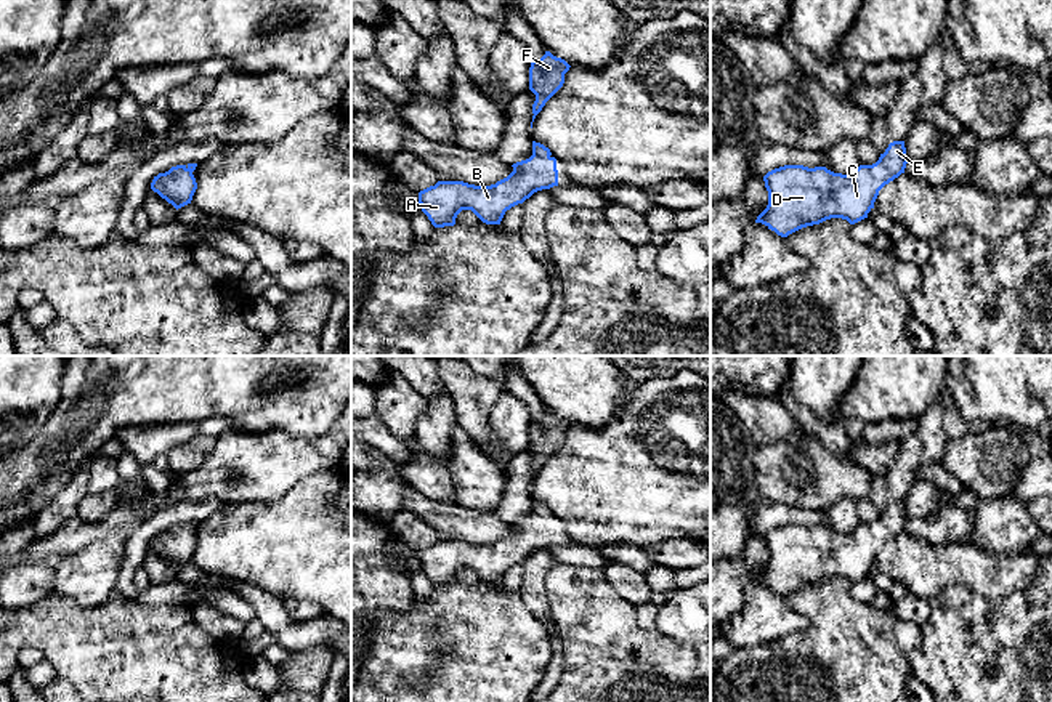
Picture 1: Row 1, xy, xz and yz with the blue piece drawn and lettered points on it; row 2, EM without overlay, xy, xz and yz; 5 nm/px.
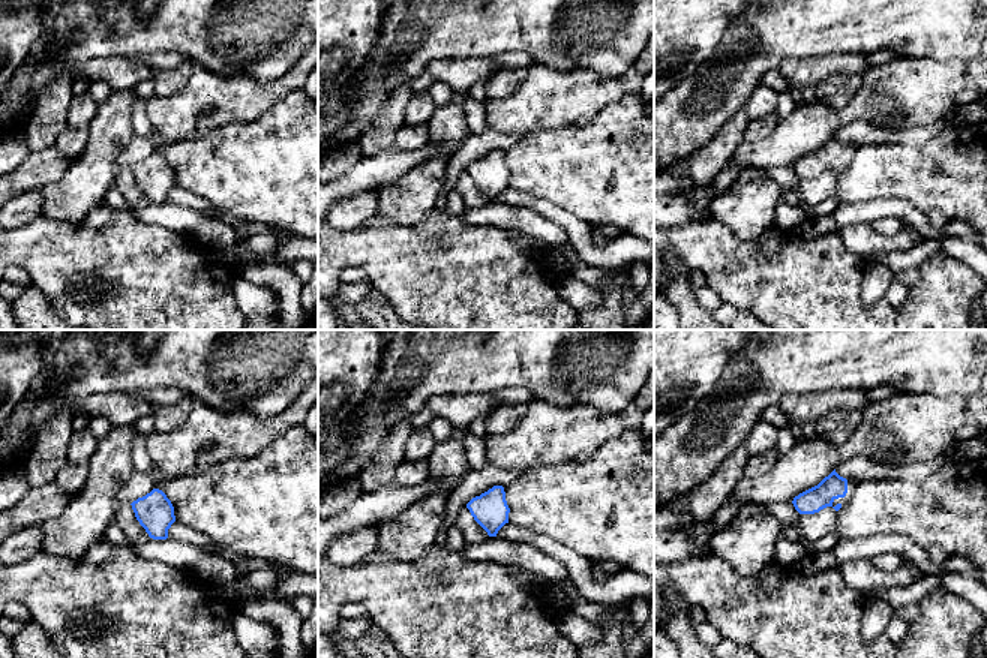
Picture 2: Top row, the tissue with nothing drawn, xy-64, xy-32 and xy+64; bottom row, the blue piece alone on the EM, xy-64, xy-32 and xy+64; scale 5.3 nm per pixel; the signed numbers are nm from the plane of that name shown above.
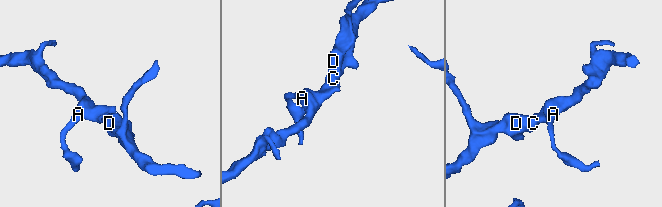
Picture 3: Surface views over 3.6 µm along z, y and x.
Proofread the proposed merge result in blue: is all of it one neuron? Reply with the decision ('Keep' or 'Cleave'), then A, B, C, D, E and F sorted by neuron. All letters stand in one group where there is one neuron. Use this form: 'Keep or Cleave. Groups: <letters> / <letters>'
Keep. Groups: A B C D E F

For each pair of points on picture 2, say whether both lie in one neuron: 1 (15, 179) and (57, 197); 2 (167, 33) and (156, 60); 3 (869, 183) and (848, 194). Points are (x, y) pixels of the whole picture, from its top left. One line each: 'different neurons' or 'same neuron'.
1: different neurons
2: different neurons
3: same neuron

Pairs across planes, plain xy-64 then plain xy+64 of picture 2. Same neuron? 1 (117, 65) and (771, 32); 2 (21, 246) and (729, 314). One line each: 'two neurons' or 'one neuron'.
1: two neurons
2: two neurons

